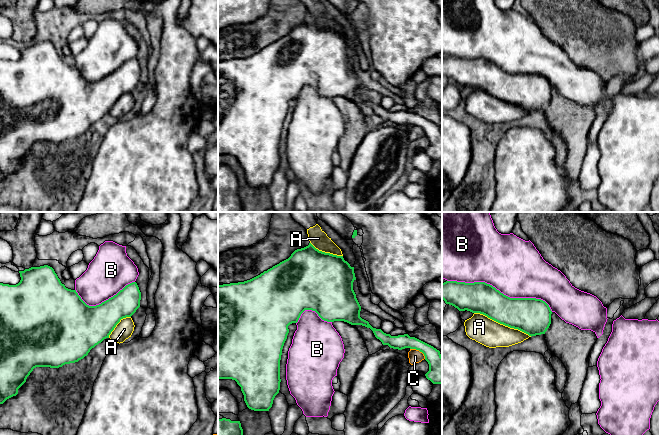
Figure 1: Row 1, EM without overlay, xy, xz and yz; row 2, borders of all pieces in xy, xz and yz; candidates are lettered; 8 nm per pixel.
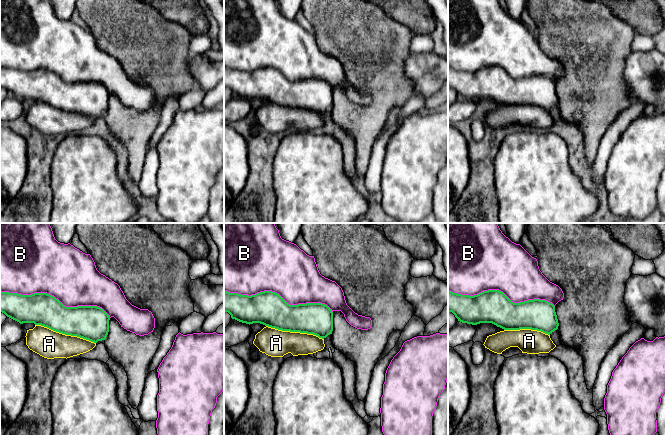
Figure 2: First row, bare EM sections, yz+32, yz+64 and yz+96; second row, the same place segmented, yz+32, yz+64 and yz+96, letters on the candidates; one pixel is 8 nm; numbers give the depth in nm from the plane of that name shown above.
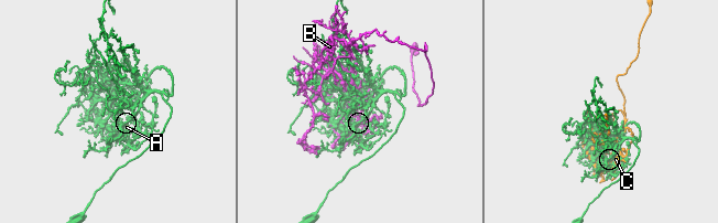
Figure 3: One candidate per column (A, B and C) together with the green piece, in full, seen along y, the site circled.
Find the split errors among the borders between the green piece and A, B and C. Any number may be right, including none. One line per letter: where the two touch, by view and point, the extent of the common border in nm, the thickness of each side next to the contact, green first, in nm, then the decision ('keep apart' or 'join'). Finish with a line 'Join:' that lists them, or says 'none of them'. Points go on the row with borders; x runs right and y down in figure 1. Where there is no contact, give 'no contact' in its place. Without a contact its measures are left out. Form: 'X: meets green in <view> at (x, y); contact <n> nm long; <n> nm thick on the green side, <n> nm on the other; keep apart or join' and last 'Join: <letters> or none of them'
A: meets green in yz at (503, 324); contact 500 nm long; 300 nm thick on the green side, 220 nm on the other; keep apart
B: meets green in yz at (500, 292); contact 900 nm long; 260 nm thick on the green side, 460 nm on the other; keep apart
C: meets green in xz at (419, 350); contact 150 nm long; 200 nm thick on the green side, 110 nm on the other; keep apart
Join: none of them

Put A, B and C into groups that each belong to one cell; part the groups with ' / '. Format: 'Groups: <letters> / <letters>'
Groups: A / B / C

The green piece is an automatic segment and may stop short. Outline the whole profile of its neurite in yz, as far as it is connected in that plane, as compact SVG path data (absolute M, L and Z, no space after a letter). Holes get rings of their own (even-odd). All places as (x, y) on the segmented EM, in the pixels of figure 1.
M485 282L442 283L442 299L459 311L480 313L529 336L545 334L551 324L549 305L536 298L510 298Z

